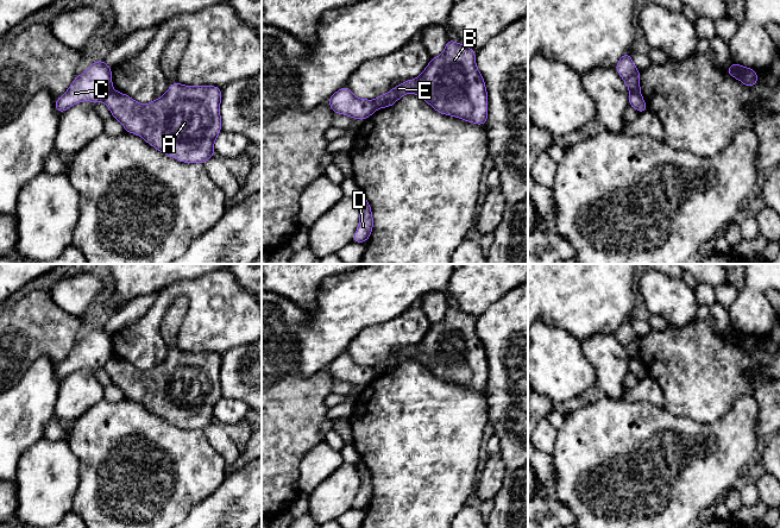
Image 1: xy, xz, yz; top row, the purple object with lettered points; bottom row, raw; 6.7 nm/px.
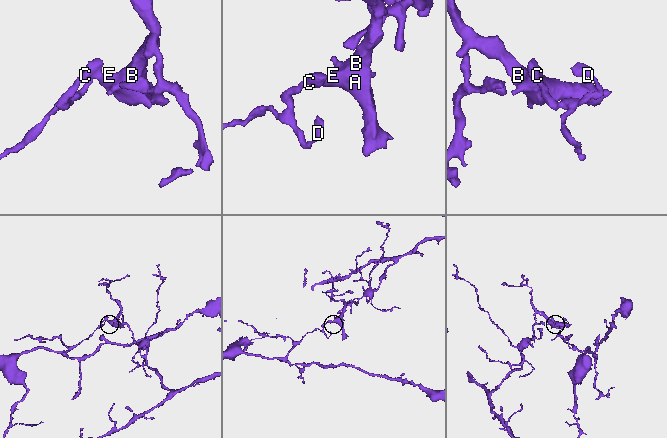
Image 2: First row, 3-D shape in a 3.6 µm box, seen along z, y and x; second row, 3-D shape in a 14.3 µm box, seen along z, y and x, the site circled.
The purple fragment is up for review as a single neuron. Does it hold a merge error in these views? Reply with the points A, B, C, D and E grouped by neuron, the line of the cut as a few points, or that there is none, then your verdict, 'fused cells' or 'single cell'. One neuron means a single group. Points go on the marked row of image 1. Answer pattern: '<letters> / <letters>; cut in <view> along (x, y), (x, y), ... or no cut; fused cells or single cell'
A B E / C D; cut in xy along (112, 88), (102, 100); fused cells

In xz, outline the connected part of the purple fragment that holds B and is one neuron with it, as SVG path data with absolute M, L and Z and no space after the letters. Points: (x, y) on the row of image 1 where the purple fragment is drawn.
M448 38L444 52L430 58L422 74L404 83L397 84L389 93L373 100L375 108L386 108L405 94L417 94L436 112L460 118L461 120L484 125L488 121L488 92L484 78L476 65L474 50Z

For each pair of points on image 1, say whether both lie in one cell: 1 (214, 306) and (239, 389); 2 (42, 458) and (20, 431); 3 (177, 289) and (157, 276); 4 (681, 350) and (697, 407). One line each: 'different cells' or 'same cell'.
1: different cells
2: different cells
3: different cells
4: same cell

